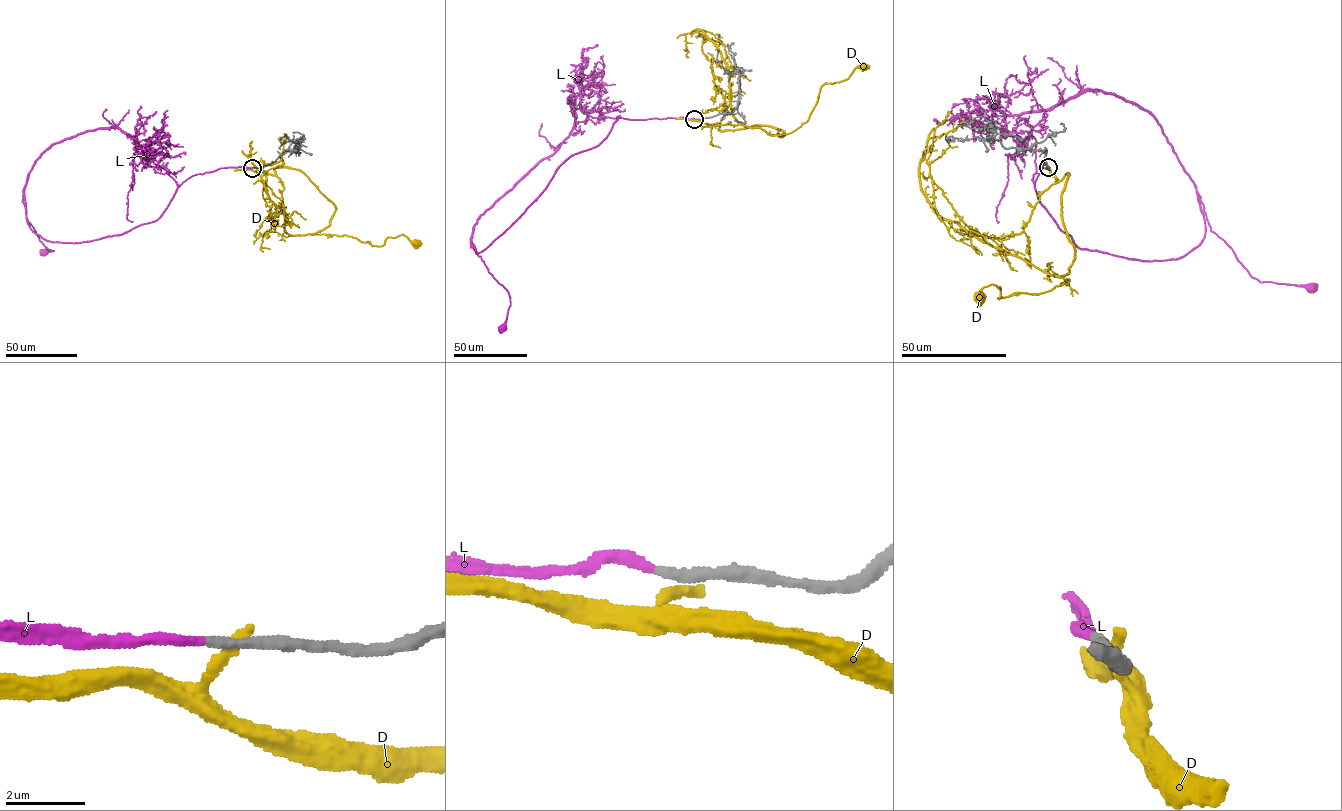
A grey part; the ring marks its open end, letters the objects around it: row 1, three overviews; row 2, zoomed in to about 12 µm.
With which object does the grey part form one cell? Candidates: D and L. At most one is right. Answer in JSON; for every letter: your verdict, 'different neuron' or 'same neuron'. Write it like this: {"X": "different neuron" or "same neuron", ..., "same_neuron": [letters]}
{"D": "different neuron", "L": "same neuron", "same_neuron": ["L"]}

